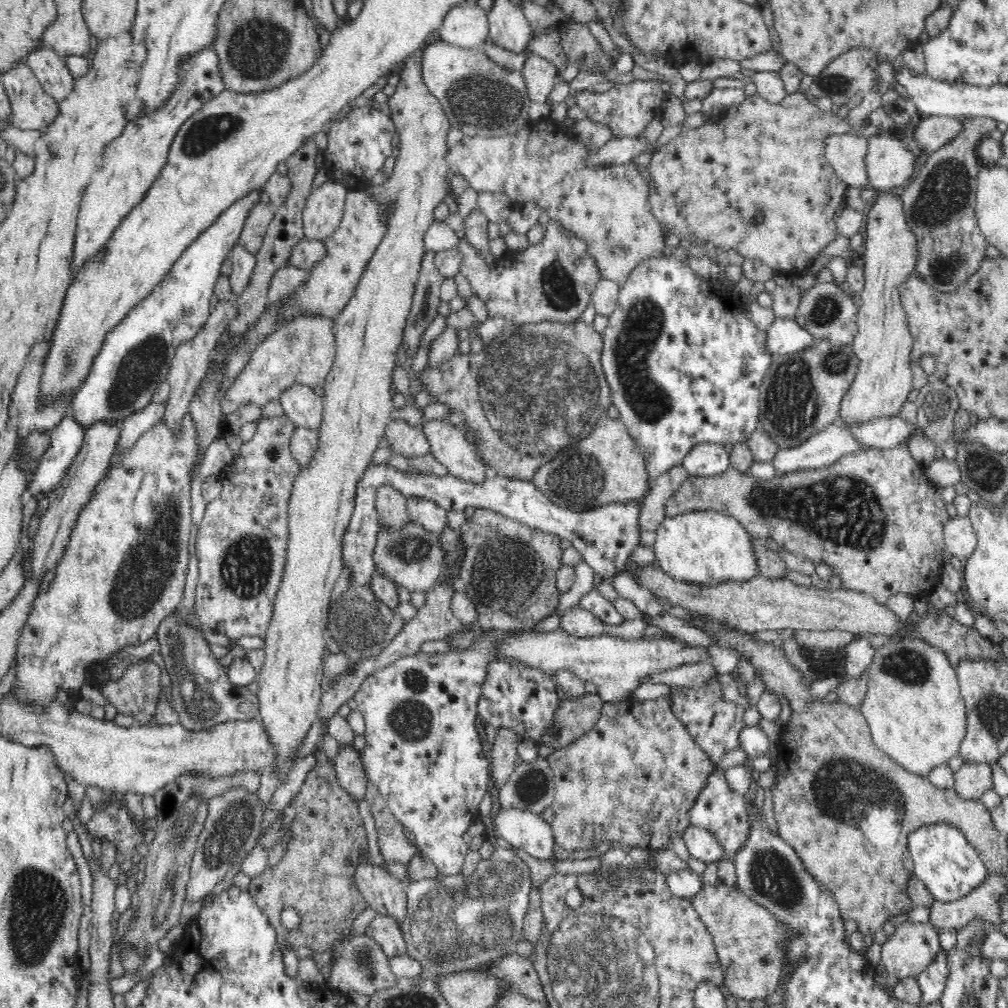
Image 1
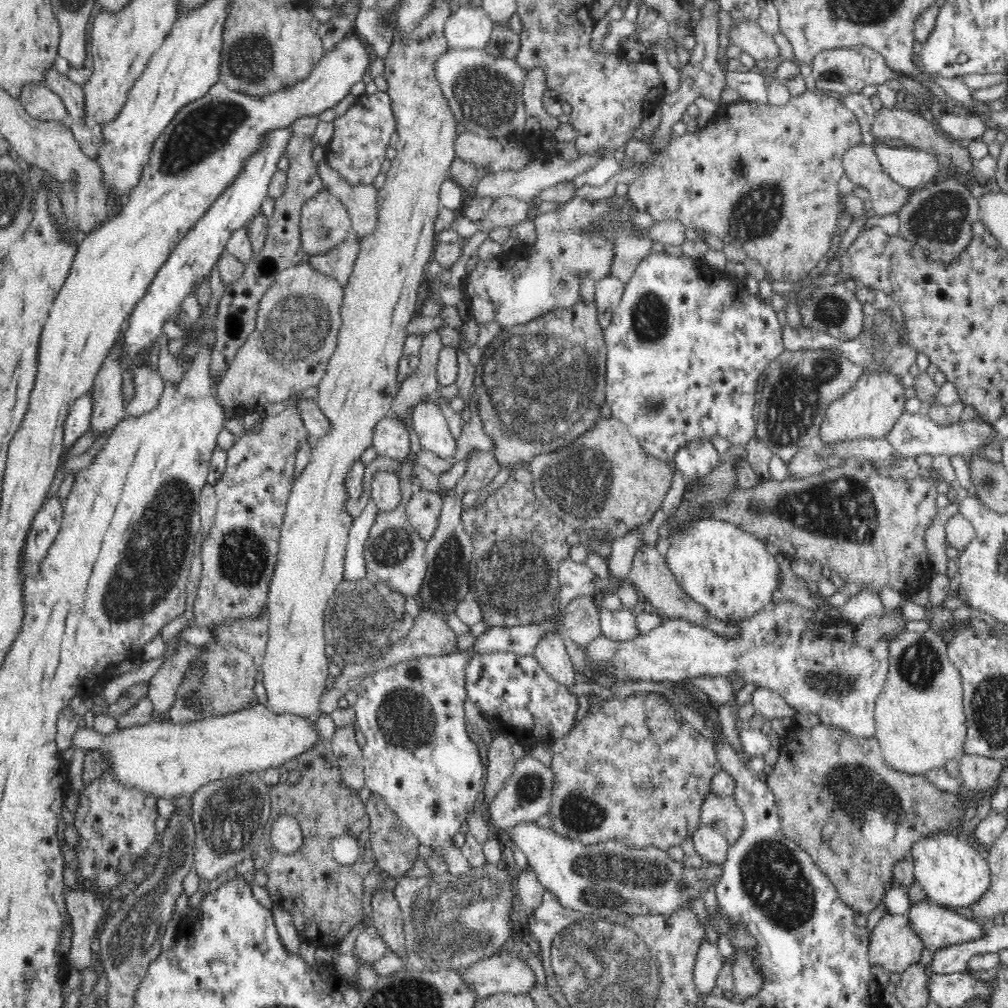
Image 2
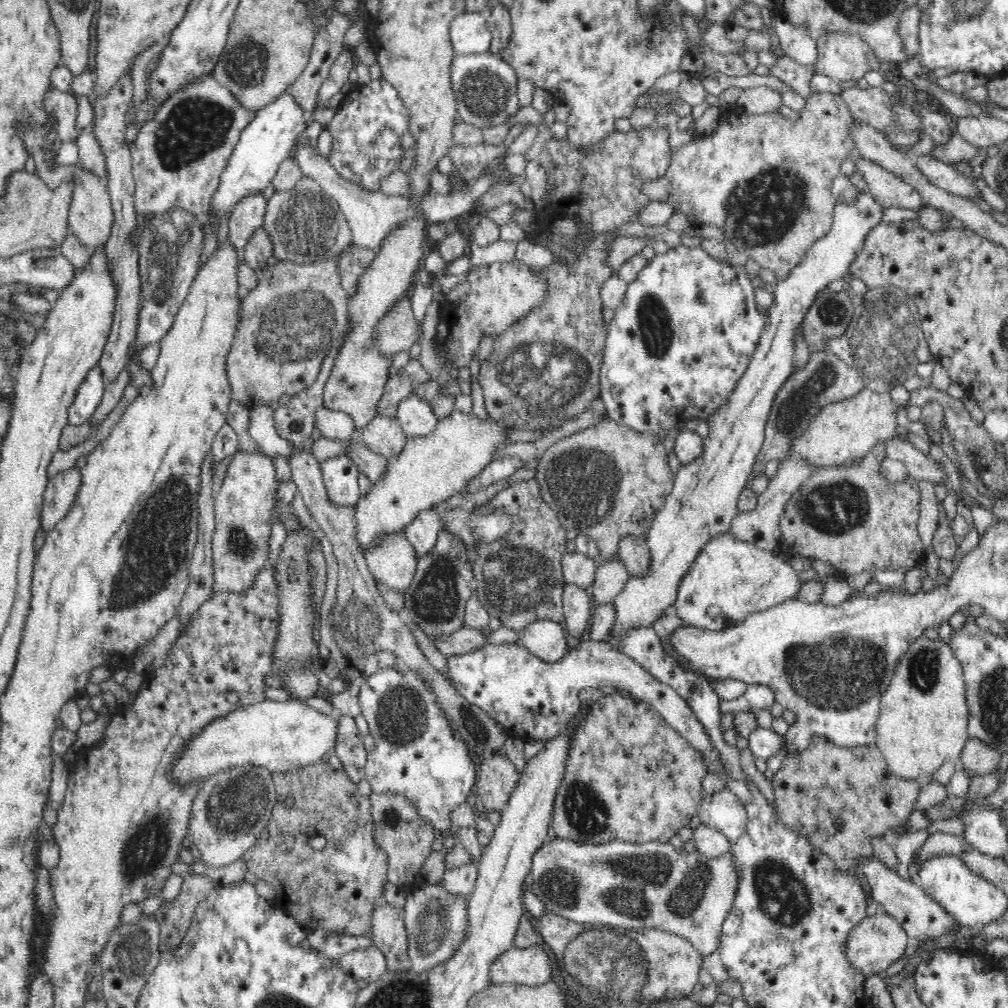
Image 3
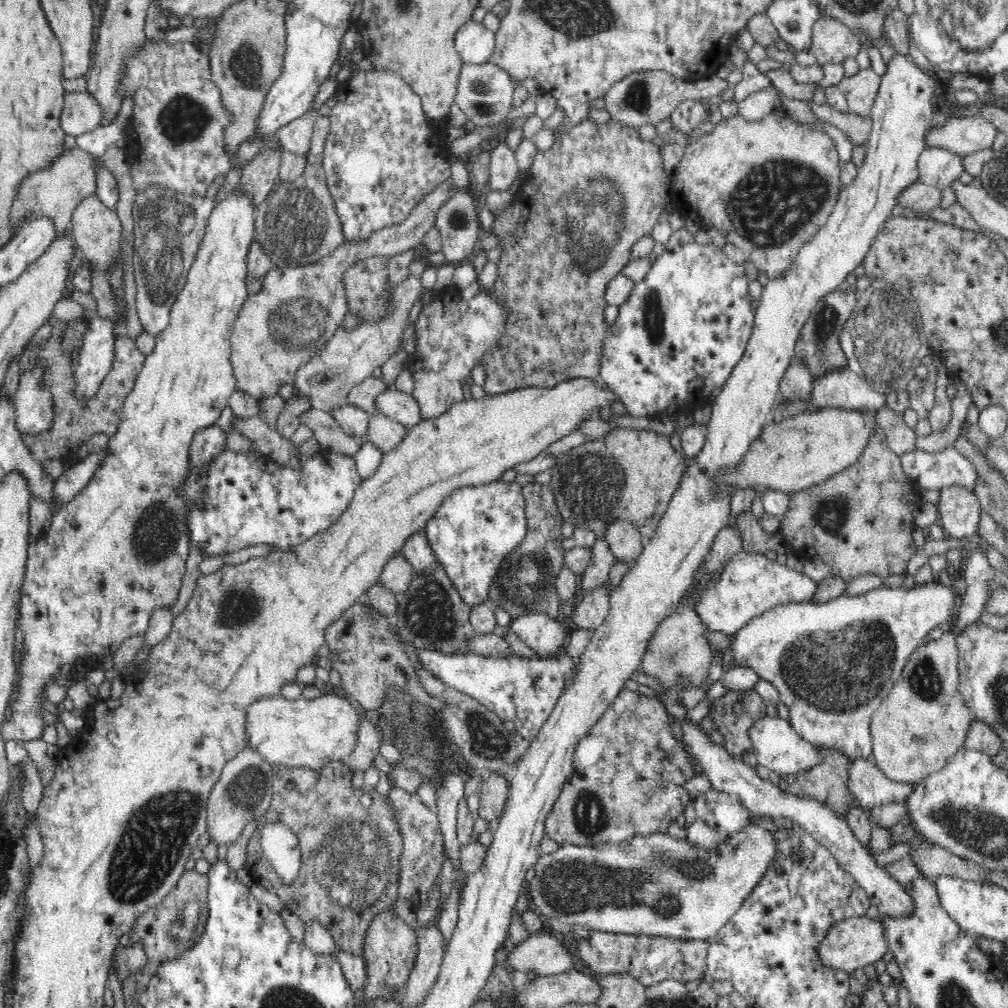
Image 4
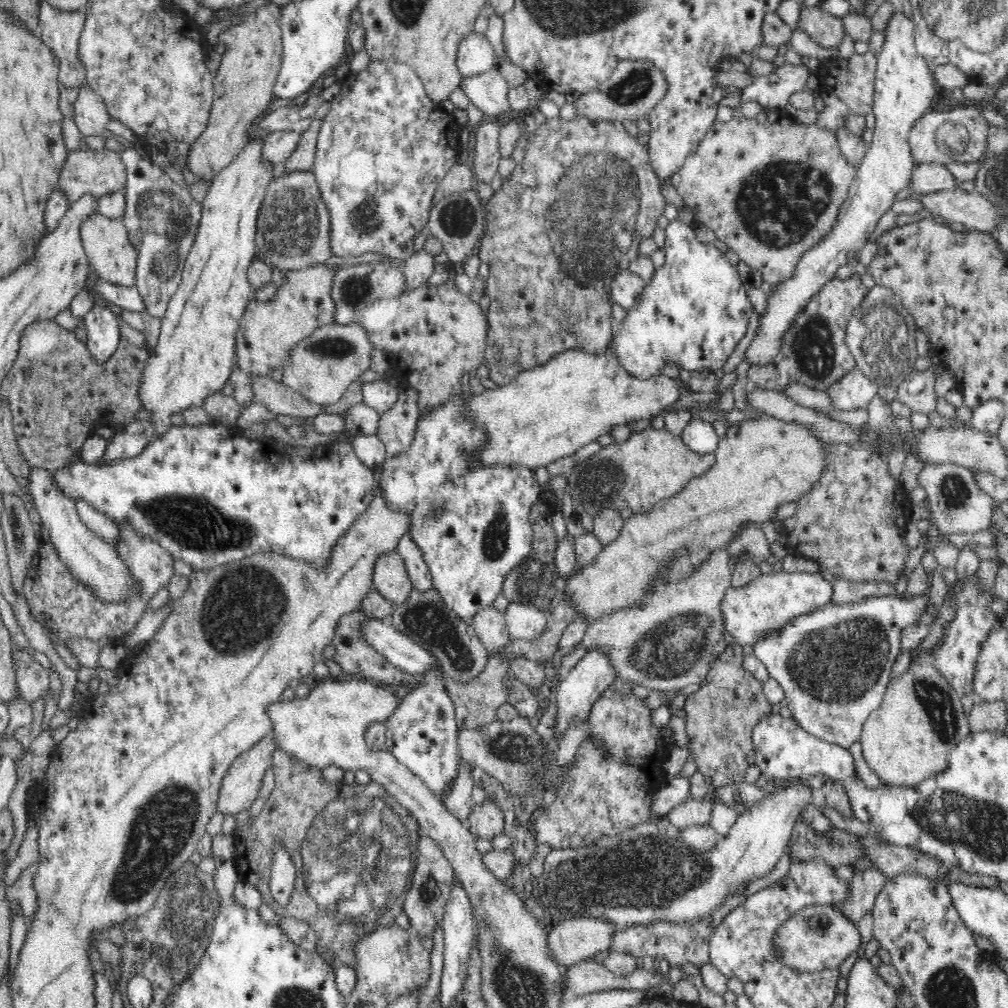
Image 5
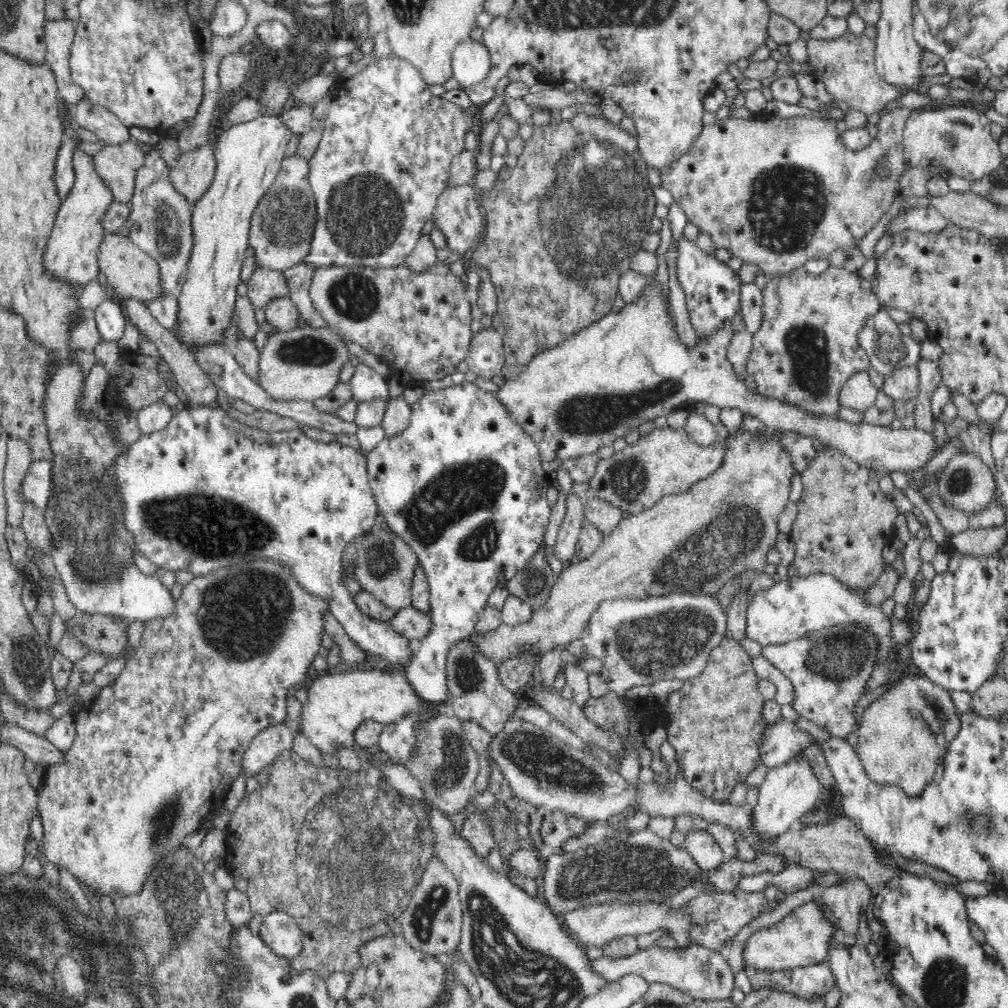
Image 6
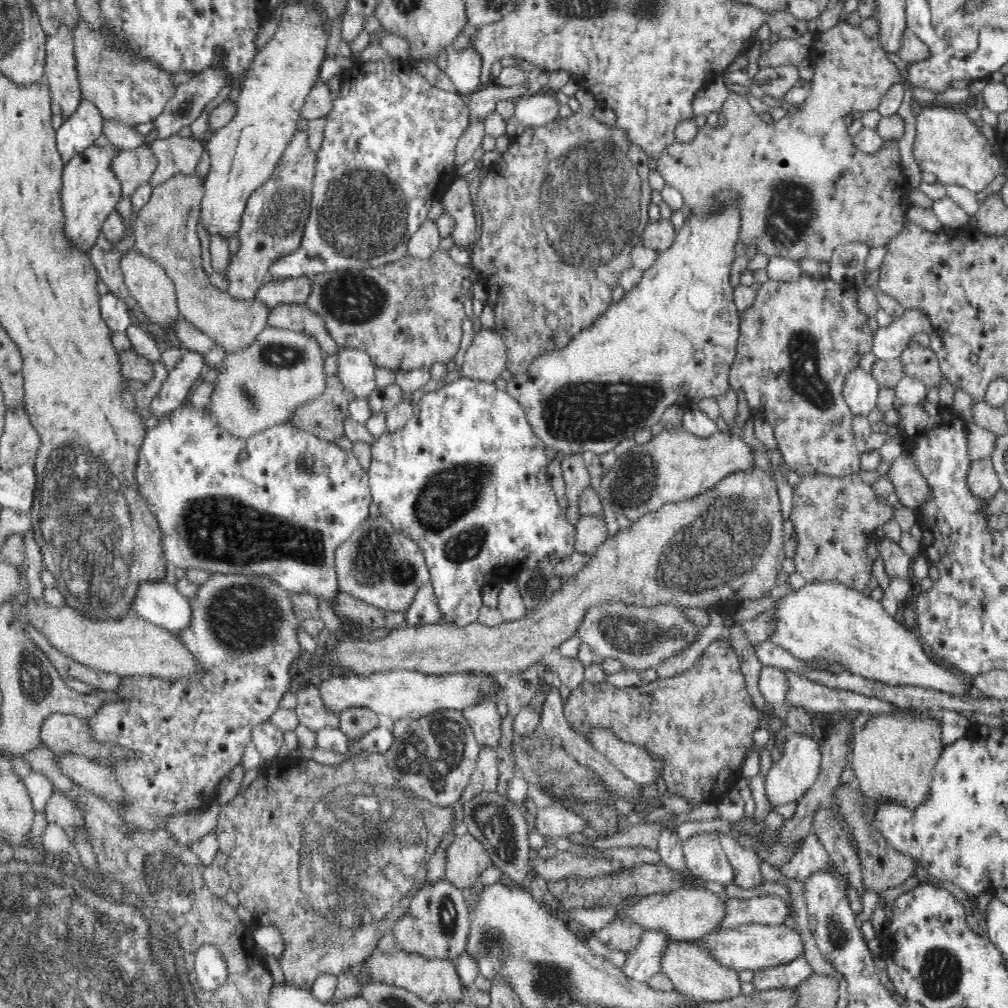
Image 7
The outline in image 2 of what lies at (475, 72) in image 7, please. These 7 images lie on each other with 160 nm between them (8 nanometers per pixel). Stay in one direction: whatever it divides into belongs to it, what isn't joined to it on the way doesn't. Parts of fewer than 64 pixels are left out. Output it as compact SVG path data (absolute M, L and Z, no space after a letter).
M463 6L446 20L443 31L450 47L485 48L493 27L481 6Z

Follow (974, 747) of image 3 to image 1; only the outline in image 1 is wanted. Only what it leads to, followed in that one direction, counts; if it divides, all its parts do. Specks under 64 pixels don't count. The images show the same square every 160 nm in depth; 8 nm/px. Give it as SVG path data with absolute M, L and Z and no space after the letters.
M989 763L968 764L954 774L955 794L963 800L980 800L983 794L993 789L993 772Z

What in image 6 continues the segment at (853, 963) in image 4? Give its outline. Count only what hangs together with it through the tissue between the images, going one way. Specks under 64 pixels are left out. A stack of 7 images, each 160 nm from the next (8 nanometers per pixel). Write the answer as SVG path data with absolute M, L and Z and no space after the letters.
M807 901L772 927L752 934L746 942L744 960L751 967L774 972L816 966L825 962L827 945L834 935L838 935L838 927L834 925L823 905L819 901Z

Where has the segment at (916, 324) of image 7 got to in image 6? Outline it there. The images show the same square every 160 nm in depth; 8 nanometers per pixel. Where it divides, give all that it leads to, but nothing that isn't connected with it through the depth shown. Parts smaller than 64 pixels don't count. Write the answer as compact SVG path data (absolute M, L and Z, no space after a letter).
M867 320L866 323L858 330L858 346L866 352L869 361L869 369L876 370L877 372L882 372L882 374L888 374L892 370L897 368L908 368L908 366L917 367L920 360L920 348L921 344L918 344L916 340L910 338L910 336L897 335L897 337L887 343L886 332L885 339L883 333L879 333L875 329L873 320Z

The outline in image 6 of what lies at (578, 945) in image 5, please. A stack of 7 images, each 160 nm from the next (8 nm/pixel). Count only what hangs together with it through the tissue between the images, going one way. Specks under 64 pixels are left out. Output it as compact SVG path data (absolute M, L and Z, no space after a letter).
M648 901L646 904L640 902L632 902L632 904L610 902L610 904L590 906L590 908L564 913L561 919L566 932L582 948L586 946L604 948L604 946L618 937L636 937L639 934L650 934L650 932L666 926L668 930L672 930L672 936L677 942L678 948L683 949L688 945L689 929L693 927L688 914L689 910L670 910L670 908L665 907L665 904L655 904L653 901Z

